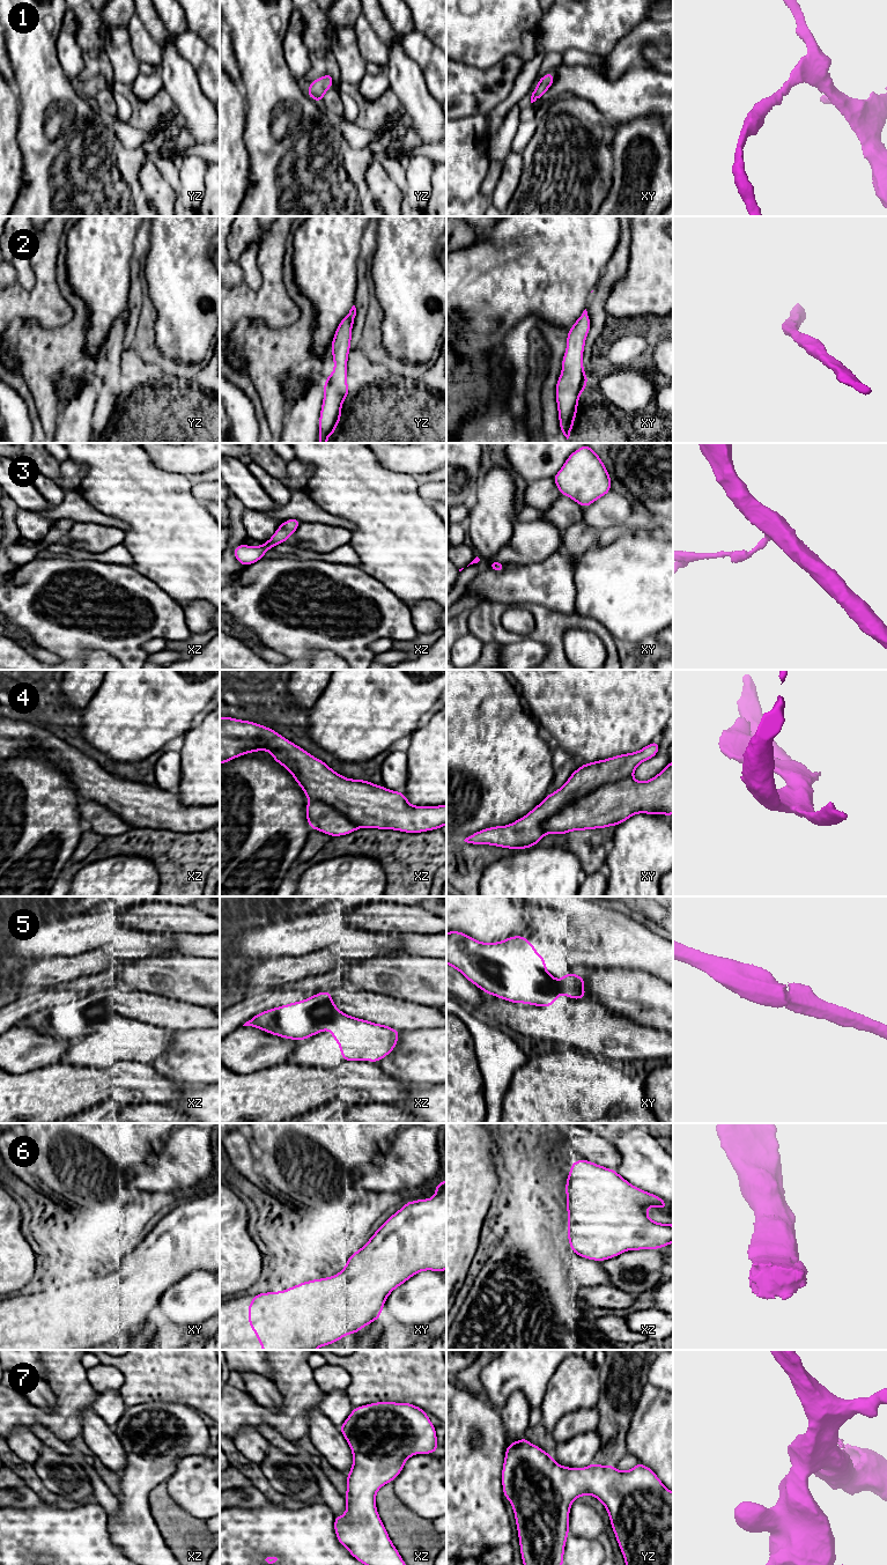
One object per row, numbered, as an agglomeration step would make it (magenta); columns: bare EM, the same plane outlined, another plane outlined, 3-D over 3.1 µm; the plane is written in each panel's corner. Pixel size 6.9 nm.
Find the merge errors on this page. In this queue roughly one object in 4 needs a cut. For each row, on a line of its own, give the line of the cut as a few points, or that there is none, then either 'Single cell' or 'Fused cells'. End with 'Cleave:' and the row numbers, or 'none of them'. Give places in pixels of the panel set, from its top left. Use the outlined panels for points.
1: No split. Single cell
2: No split. Single cell
3: Split along xz (264, 543), (270, 547). Fused cells
4: No split. Single cell
5: No split. Single cell
6: No split. Single cell
7: No split. Single cell
Cleave: 3

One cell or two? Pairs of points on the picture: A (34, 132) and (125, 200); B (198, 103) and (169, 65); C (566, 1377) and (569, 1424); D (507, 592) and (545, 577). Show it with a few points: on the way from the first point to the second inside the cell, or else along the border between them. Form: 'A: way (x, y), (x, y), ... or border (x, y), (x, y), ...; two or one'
A: way (56, 155), (73, 167), (87, 167), (102, 182); one
B: way (189, 94), (183, 88), (177, 74); one
C: border (594, 1407), (577, 1409), (566, 1414), (549, 1432); two
D: way (516, 588), (536, 583); one

